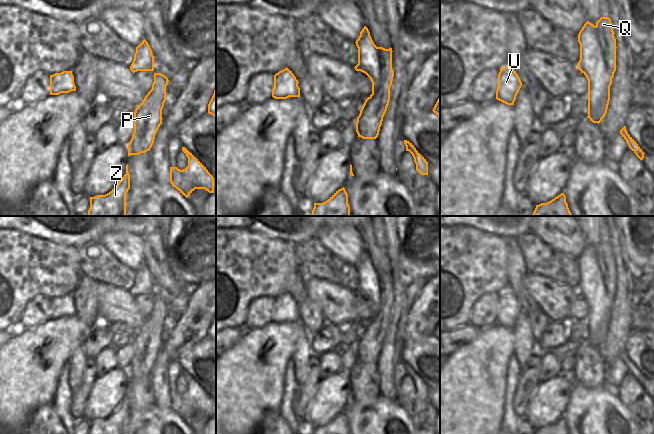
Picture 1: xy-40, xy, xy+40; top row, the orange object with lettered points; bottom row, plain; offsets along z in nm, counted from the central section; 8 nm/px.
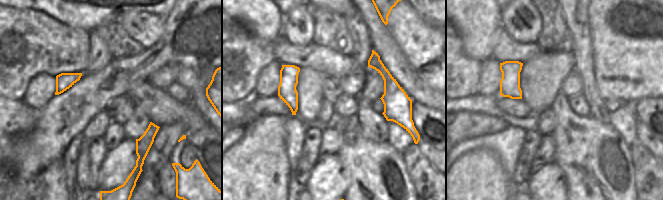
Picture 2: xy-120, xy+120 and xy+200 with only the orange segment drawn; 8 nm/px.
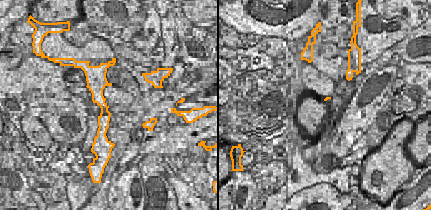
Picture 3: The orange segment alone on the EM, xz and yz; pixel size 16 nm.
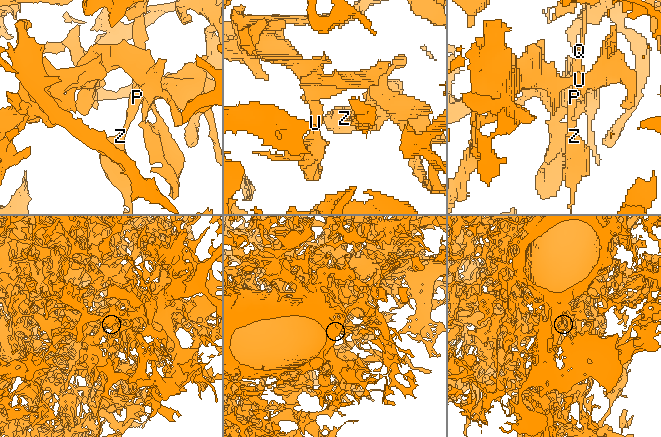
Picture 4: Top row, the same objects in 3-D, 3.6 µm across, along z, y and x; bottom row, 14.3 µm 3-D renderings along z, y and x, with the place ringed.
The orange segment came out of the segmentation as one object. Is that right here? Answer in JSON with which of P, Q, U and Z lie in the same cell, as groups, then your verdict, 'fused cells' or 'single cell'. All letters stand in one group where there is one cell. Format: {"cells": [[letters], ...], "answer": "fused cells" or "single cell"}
{"cells": [["P", "Q", "Z"], ["U"]], "answer": "fused cells"}

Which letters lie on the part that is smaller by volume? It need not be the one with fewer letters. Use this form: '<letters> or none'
P, Q, Z

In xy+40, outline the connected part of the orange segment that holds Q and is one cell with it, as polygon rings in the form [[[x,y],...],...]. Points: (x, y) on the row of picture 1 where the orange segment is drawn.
[[[601,17],[596,22],[596,32],[598,34],[598,40],[606,60],[606,66],[608,68],[608,74],[612,79],[616,71],[616,39],[614,37],[614,31],[609,17]]]

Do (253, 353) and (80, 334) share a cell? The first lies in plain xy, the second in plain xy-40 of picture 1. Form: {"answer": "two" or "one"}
{"answer": "one"}

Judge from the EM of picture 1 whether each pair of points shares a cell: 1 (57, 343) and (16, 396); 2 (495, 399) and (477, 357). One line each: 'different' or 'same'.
1: same
2: same

